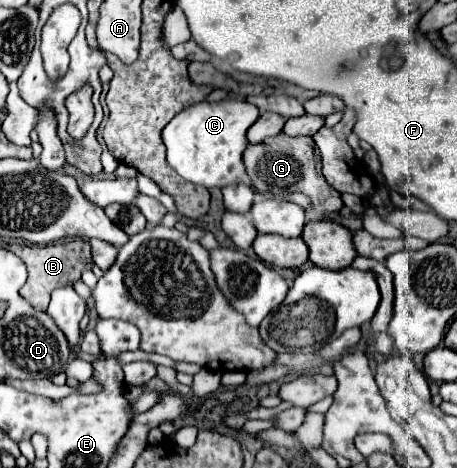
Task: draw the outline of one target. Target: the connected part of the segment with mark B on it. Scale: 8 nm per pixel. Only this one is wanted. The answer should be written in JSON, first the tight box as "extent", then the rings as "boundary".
{"extent":[18,239,90,311],"boundary":[[[74,239],[74,241],[64,241],[64,243],[52,243],[52,245],[18,245],[18,257],[26,263],[28,267],[28,281],[20,289],[20,295],[30,301],[38,311],[46,311],[50,293],[56,287],[66,287],[68,283],[72,285],[76,279],[80,279],[80,273],[88,265],[82,263],[82,259],[90,259],[90,245],[84,239]]]}

